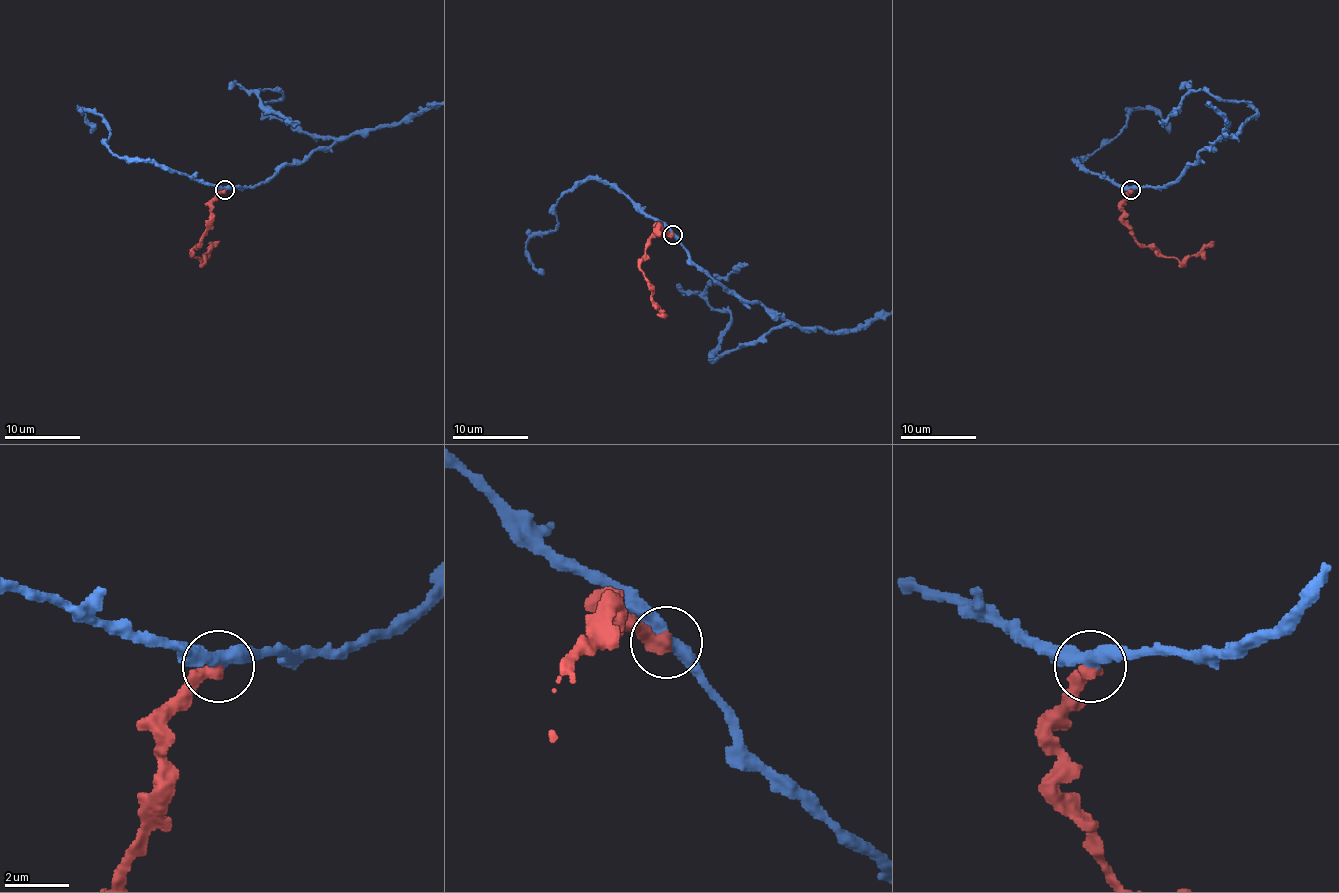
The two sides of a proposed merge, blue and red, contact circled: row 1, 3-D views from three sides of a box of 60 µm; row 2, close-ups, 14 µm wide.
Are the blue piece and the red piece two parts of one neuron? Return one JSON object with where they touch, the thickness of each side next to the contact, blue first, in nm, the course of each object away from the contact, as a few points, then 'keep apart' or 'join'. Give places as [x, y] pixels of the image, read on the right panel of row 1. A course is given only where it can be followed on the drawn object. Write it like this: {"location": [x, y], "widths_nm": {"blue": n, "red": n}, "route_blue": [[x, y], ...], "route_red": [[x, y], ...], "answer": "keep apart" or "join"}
{"location": [1131, 190], "widths_nm": {"blue": 360, "red": 440}, "route_red": [[1130, 189], [1122, 205], [1122, 222], [1140, 243], [1149, 245], [1161, 256], [1181, 260], [1199, 256], [1214, 241]], "answer": "join"}

